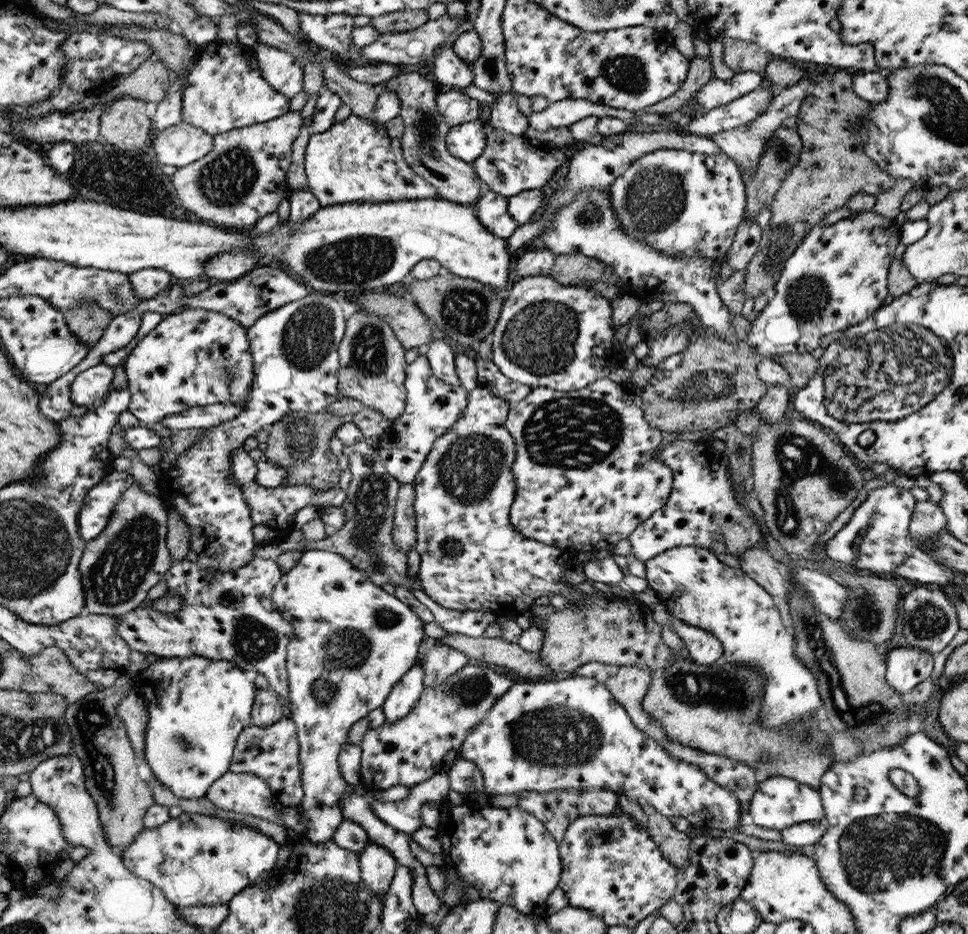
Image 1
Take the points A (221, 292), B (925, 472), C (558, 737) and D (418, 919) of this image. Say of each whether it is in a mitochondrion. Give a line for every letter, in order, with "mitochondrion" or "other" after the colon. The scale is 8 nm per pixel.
A: other
B: other
C: mitochondrion
D: other

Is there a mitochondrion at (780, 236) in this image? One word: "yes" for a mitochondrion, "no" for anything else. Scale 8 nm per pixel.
yes

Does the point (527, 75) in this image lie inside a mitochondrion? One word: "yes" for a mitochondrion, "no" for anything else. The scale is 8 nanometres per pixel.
no

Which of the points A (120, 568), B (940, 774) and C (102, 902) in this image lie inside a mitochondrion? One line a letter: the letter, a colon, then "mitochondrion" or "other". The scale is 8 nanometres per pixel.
A: mitochondrion
B: other
C: other

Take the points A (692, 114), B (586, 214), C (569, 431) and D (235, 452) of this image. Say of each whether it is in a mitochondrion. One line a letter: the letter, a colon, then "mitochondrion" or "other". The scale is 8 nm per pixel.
A: other
B: mitochondrion
C: mitochondrion
D: other

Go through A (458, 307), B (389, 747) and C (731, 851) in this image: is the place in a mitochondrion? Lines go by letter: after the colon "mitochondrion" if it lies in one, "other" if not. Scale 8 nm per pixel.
A: mitochondrion
B: other
C: other

